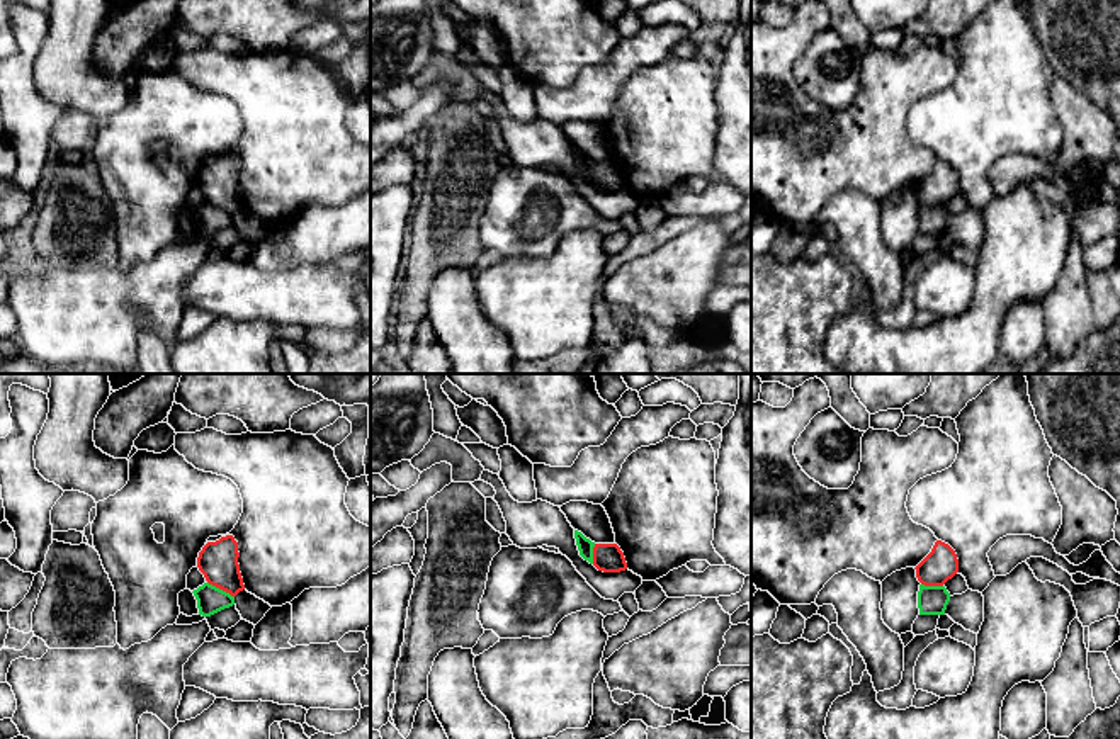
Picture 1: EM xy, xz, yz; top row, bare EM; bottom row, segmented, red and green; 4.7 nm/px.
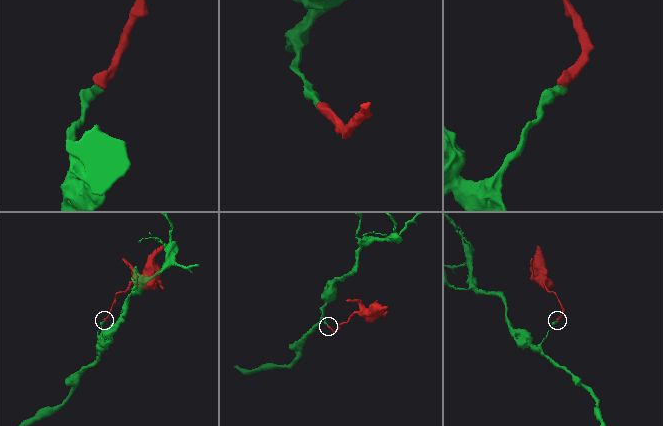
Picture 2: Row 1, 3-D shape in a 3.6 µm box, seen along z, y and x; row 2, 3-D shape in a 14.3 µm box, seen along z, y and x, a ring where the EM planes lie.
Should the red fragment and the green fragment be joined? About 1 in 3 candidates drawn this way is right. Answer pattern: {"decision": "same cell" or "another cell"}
{"decision": "another cell"}

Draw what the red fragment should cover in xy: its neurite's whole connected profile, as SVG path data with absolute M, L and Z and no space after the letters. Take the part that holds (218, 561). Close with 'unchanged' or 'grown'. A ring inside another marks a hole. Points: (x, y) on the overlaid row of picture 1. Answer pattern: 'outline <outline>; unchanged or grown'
outline M226 535L202 547L197 567L209 584L236 596L245 590L238 557L238 542L233 535Z; unchanged

